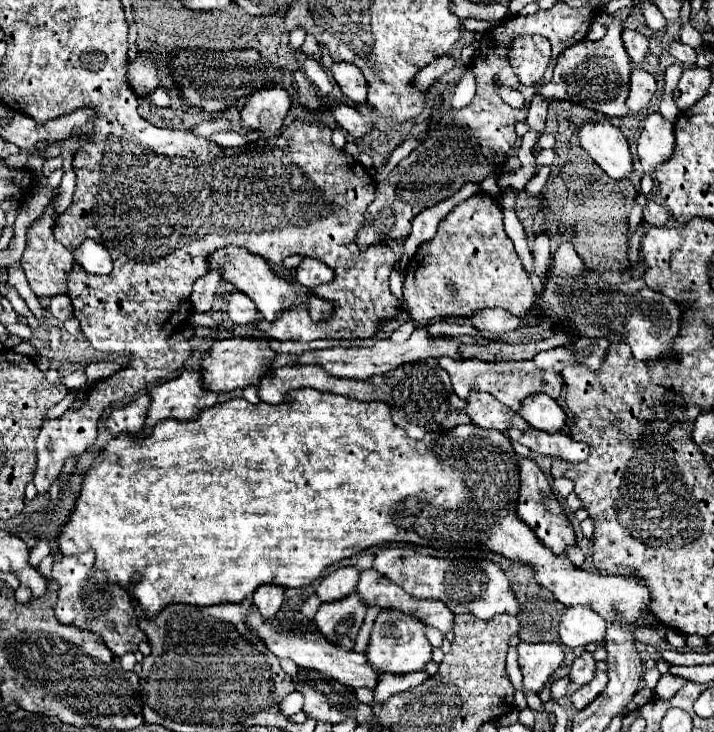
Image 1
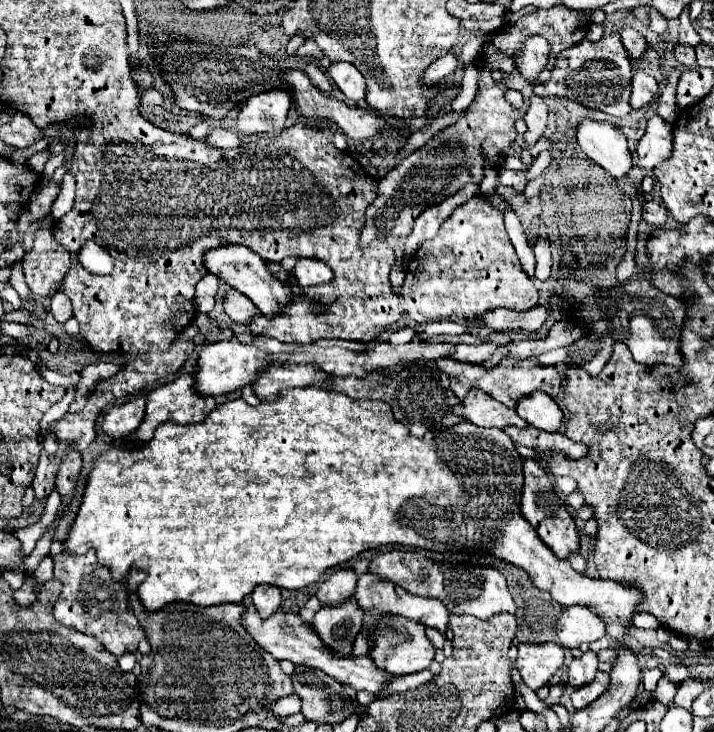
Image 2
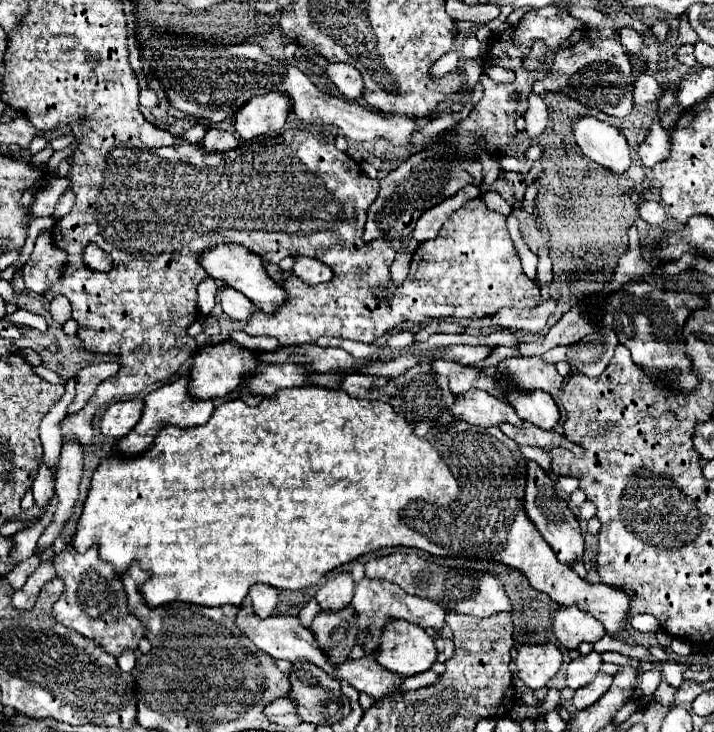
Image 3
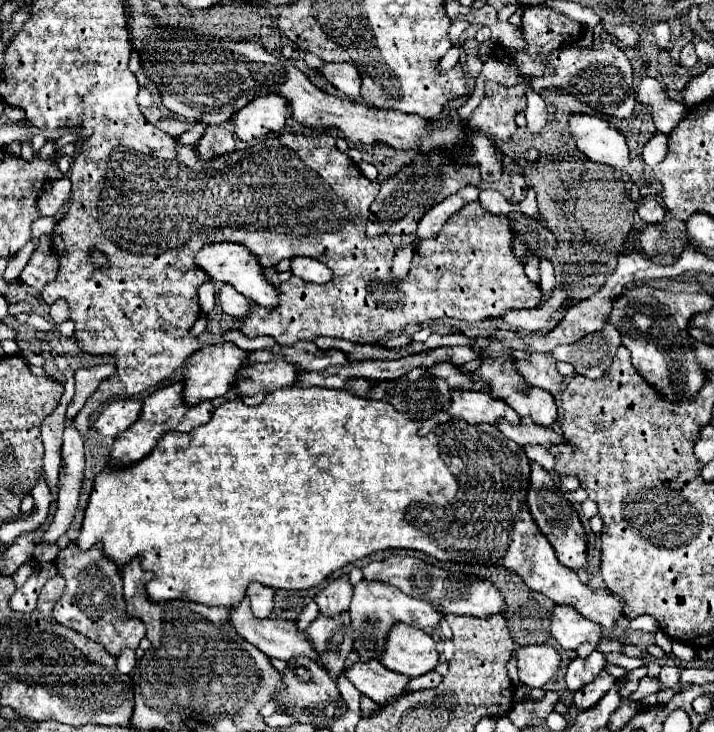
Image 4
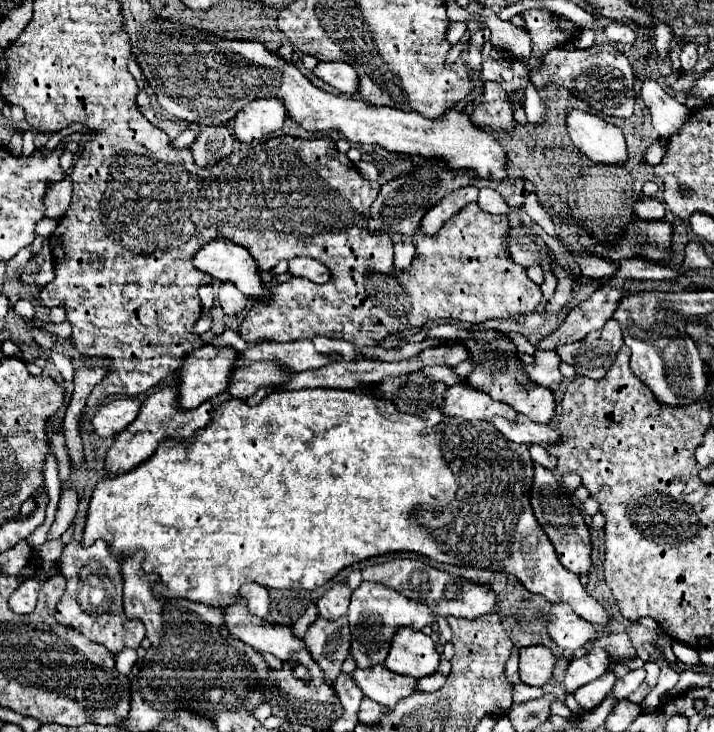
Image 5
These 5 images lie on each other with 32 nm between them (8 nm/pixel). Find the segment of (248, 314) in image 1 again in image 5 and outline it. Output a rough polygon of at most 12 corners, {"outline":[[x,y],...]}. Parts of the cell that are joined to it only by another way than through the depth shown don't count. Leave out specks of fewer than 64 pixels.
{"outline":[[220,284],[218,304],[226,314],[242,314],[248,298],[234,284]]}

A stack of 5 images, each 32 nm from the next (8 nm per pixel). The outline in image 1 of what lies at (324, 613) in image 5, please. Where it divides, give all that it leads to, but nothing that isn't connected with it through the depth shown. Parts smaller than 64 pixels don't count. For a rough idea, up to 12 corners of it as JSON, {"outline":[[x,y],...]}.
{"outline":[[338,568],[322,578],[316,594],[322,602],[356,590],[360,570]]}

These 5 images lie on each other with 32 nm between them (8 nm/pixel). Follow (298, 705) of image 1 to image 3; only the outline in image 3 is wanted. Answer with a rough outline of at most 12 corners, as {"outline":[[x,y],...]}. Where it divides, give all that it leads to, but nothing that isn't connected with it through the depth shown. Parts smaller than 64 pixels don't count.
{"outline":[[280,698],[266,706],[268,716],[294,714],[298,702],[294,698]]}

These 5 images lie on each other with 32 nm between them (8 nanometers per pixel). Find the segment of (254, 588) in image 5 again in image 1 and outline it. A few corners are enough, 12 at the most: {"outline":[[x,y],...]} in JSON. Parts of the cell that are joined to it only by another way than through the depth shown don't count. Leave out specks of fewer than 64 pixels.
{"outline":[[264,584],[254,592],[254,604],[272,618],[284,602],[284,588]]}

